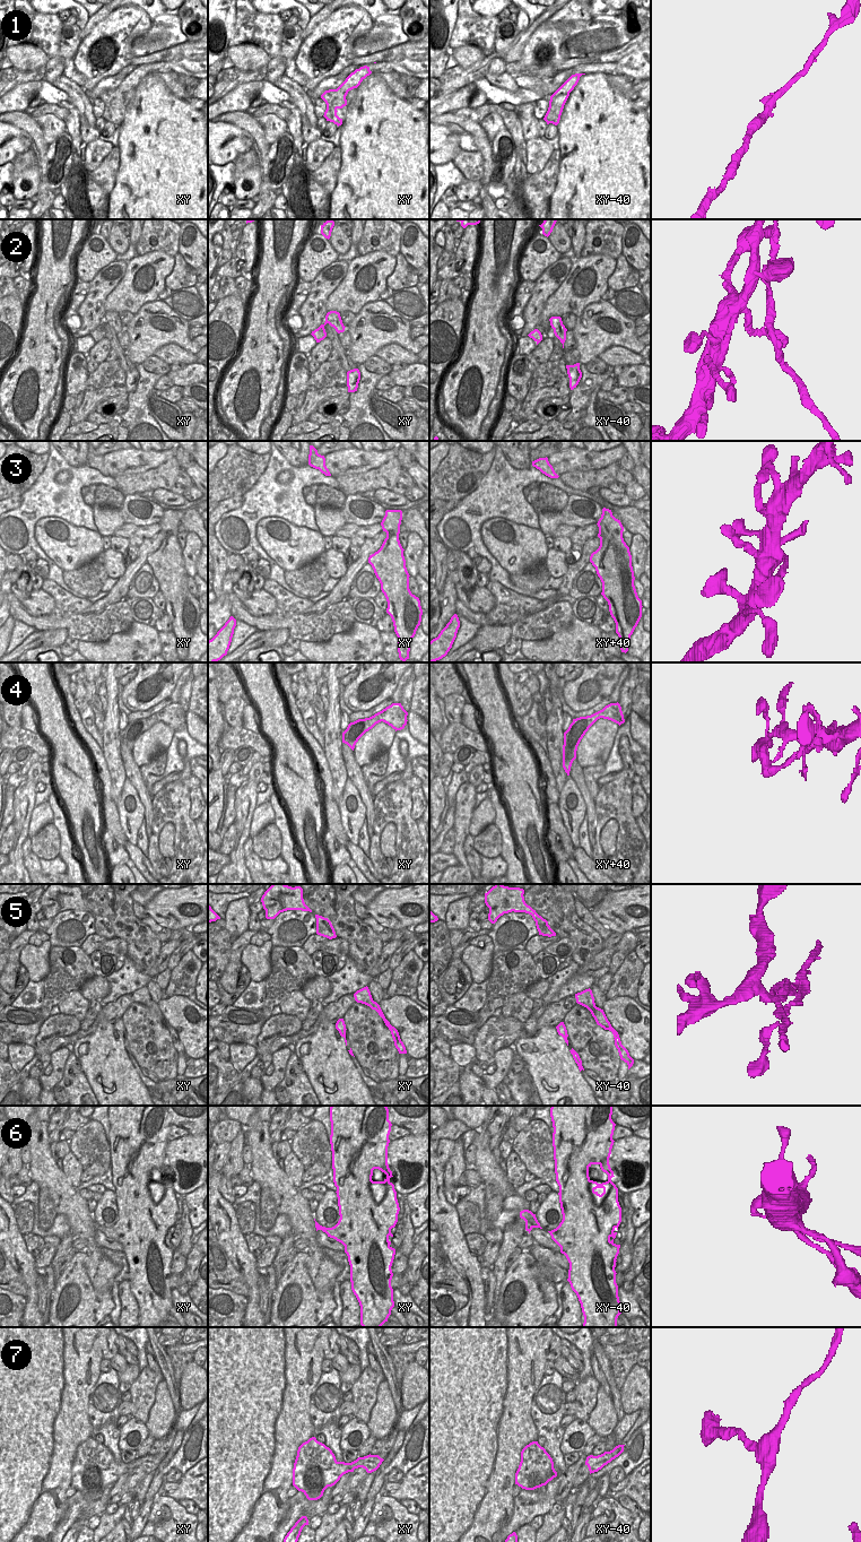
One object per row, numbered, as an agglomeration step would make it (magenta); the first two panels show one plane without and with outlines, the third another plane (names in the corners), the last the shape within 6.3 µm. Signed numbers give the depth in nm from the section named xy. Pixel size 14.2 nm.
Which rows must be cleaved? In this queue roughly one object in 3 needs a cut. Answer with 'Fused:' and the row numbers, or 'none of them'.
Fused: 1, 4, 5.

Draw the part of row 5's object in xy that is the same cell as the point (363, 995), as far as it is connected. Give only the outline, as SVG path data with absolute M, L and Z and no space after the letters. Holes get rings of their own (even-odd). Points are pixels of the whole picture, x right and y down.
M367 986L357 990L354 994L354 997L357 1003L365 1004L369 1006L372 1010L375 1010L379 1013L379 1015L383 1019L385 1025L390 1029L389 1021L385 1019L380 1005L373 1000L371 991Z

